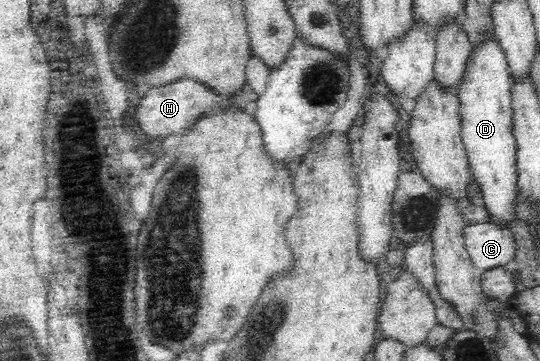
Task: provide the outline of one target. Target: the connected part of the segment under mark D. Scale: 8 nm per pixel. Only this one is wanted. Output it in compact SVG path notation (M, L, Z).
M489 30L485 38L474 46L465 61L465 68L457 88L460 98L460 113L462 116L462 141L469 157L472 177L475 177L483 190L483 204L489 212L491 221L499 225L510 226L509 222L516 220L513 212L513 201L518 193L518 170L516 161L516 142L512 133L512 106L510 88L512 76L505 52L496 38L495 30Z

